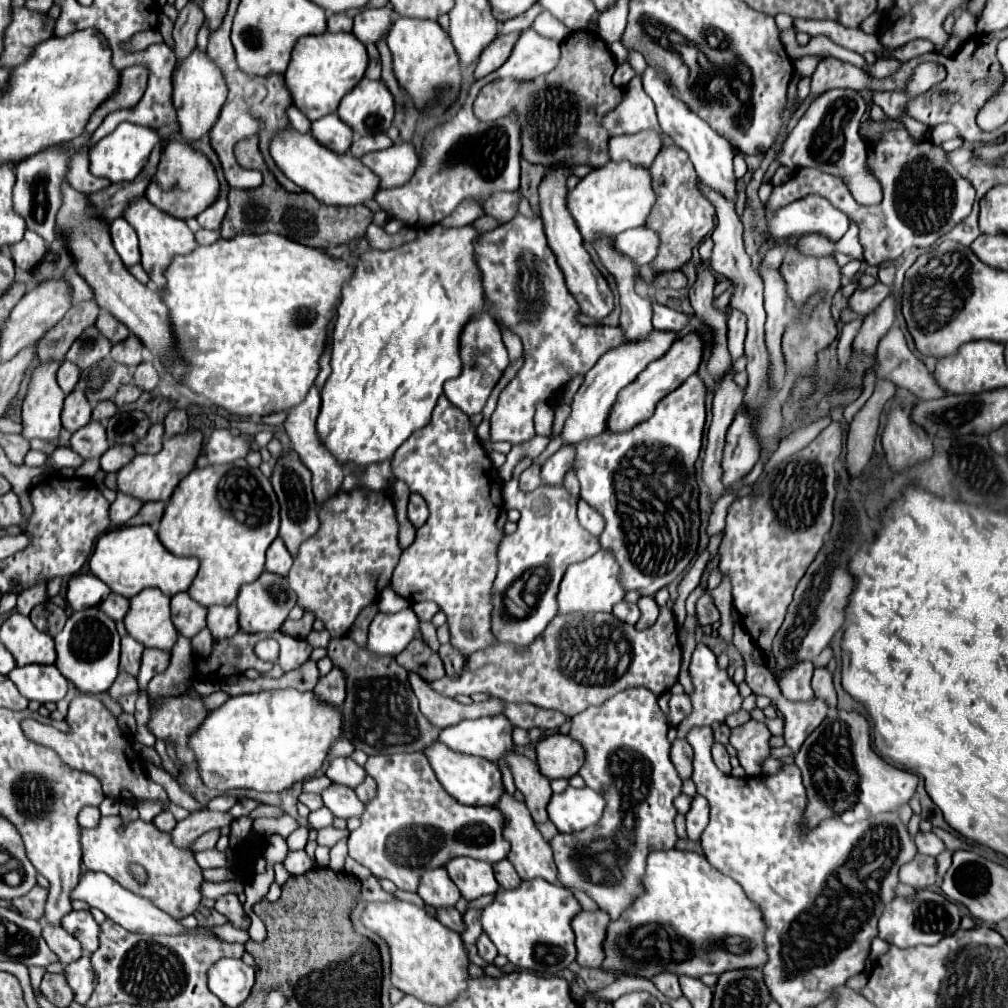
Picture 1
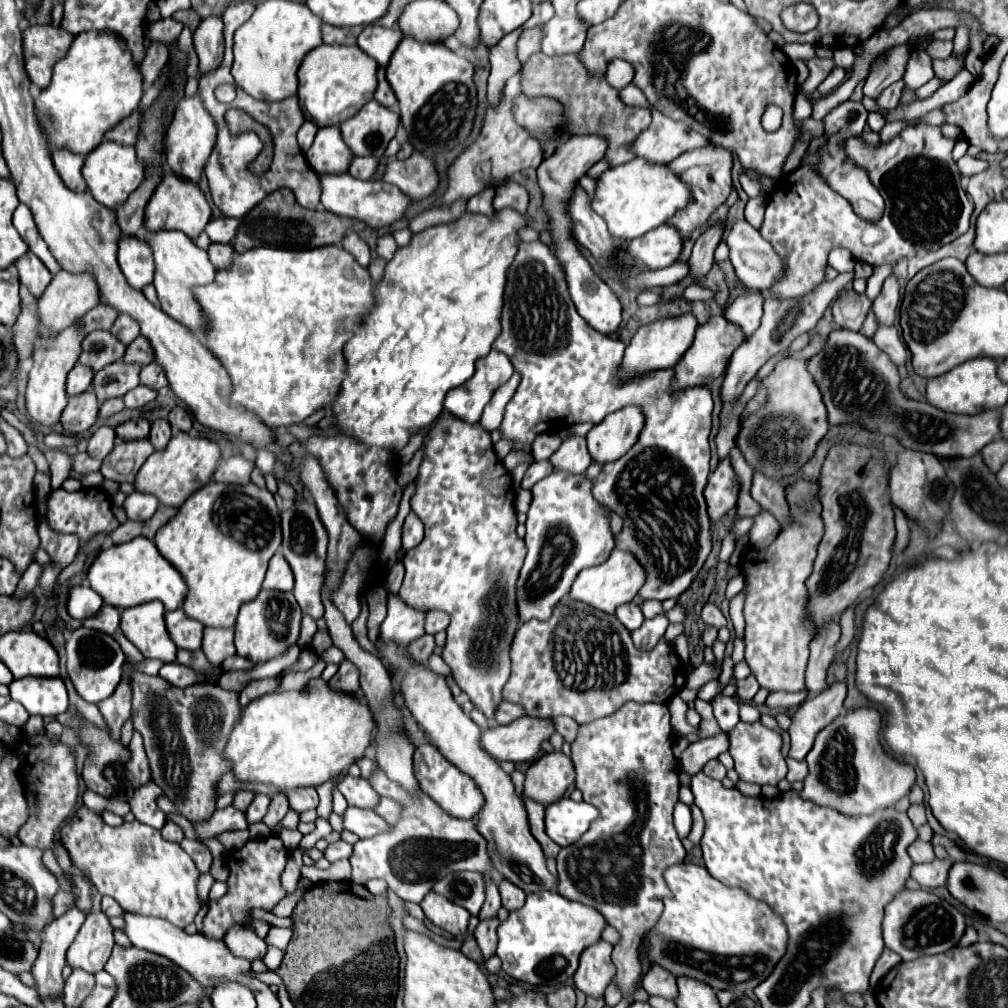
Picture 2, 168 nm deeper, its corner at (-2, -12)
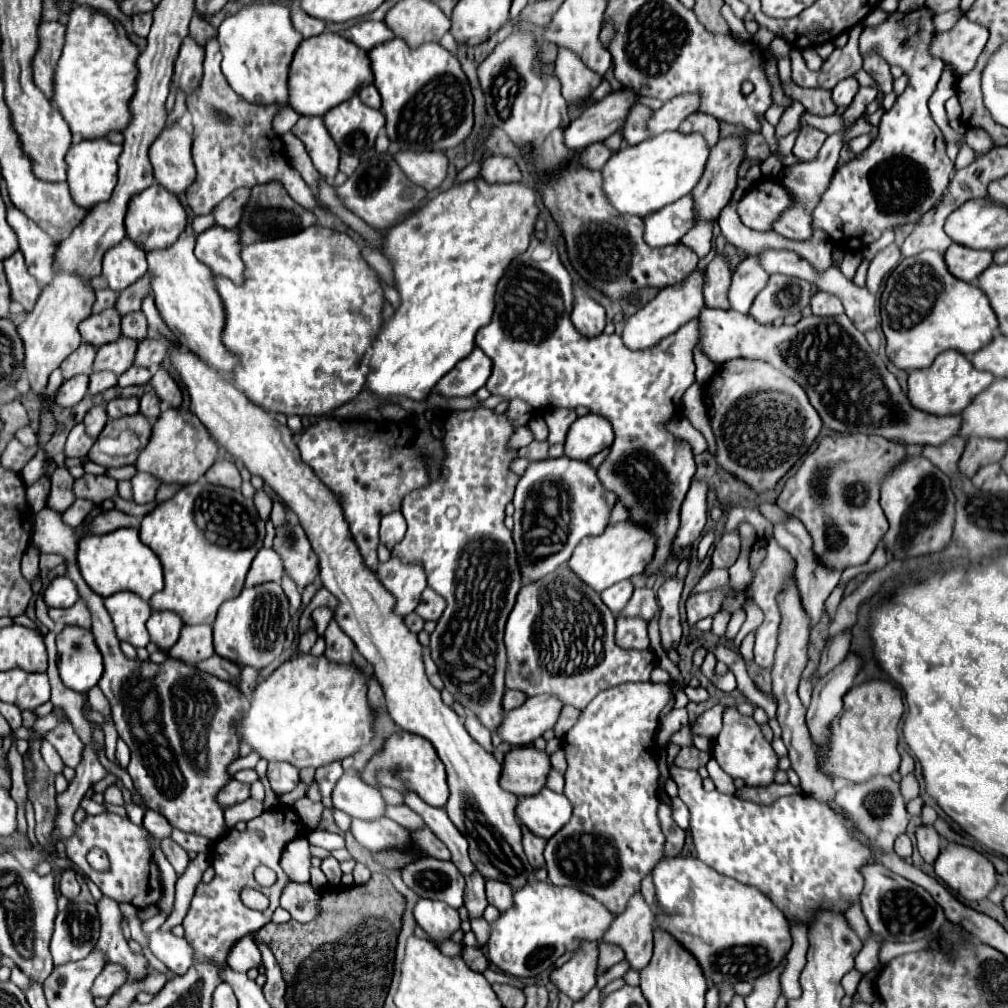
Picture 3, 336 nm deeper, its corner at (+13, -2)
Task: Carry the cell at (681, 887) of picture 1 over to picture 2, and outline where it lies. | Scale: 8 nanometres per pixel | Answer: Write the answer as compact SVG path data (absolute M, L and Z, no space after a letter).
M686 862L670 866L664 870L664 880L670 888L670 896L664 898L664 912L656 926L644 934L640 958L646 958L650 966L668 970L676 978L694 978L712 986L714 990L750 994L760 982L764 982L776 966L776 960L780 960L784 954L784 944L788 942L788 932L780 916L776 916L764 902L752 900L752 896L748 896L744 890L734 890L720 884L704 866Z

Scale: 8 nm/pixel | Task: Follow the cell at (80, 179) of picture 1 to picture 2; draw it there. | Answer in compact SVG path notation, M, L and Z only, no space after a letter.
M52 152L54 168L60 174L62 182L72 190L72 192L86 192L86 184L82 178L82 166L84 158L72 152Z

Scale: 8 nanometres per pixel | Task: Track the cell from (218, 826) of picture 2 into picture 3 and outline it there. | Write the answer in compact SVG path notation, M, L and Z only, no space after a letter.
M231 778L231 782L229 782L229 784L225 786L225 790L221 792L219 802L221 802L225 808L229 808L229 806L233 806L233 804L237 804L237 802L247 800L247 798L249 798L249 790L251 790L251 784L245 784L245 782L239 782L239 780Z

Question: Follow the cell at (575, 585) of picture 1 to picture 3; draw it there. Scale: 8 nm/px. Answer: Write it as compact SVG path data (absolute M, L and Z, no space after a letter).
M623 520L609 524L605 532L599 536L583 538L567 564L575 574L579 574L579 578L585 584L589 584L593 590L603 592L605 588L609 588L619 580L641 574L645 566L651 562L653 552L655 552L655 534L645 530L645 526L639 526L637 522Z

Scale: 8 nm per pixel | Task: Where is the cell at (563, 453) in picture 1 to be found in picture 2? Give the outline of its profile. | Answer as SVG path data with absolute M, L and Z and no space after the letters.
M568 438L550 456L550 462L552 462L554 470L558 470L558 472L582 474L592 464L592 456L590 456L590 452L586 448L584 438Z

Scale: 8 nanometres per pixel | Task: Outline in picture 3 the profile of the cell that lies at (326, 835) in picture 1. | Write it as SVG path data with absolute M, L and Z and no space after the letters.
M327 830L309 832L307 840L309 840L311 846L321 846L321 848L325 848L325 850L339 850L339 848L345 848L343 836L333 834L333 832L327 832Z

